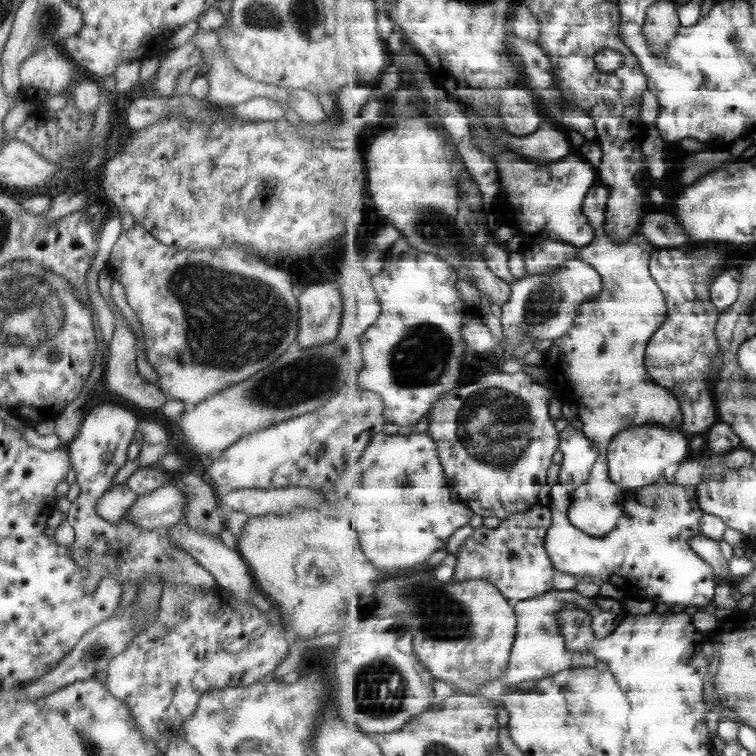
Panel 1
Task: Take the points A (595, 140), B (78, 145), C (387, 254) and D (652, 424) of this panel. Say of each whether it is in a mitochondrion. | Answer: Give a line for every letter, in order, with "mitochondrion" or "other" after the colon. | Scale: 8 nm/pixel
A: other
B: mitochondrion
C: other
D: other

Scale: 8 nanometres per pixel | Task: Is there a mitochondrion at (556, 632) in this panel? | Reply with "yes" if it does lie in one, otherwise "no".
no

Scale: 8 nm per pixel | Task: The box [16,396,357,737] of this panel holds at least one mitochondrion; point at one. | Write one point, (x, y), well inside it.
(97, 651)

